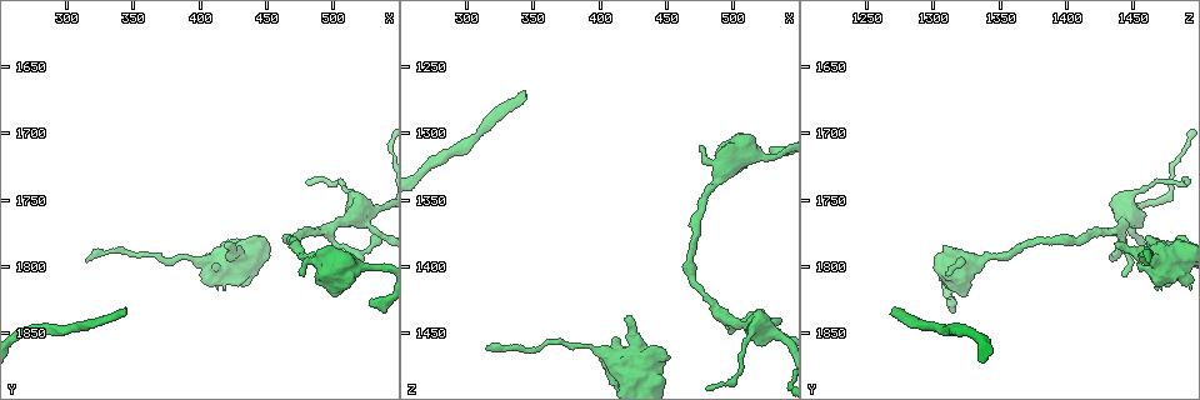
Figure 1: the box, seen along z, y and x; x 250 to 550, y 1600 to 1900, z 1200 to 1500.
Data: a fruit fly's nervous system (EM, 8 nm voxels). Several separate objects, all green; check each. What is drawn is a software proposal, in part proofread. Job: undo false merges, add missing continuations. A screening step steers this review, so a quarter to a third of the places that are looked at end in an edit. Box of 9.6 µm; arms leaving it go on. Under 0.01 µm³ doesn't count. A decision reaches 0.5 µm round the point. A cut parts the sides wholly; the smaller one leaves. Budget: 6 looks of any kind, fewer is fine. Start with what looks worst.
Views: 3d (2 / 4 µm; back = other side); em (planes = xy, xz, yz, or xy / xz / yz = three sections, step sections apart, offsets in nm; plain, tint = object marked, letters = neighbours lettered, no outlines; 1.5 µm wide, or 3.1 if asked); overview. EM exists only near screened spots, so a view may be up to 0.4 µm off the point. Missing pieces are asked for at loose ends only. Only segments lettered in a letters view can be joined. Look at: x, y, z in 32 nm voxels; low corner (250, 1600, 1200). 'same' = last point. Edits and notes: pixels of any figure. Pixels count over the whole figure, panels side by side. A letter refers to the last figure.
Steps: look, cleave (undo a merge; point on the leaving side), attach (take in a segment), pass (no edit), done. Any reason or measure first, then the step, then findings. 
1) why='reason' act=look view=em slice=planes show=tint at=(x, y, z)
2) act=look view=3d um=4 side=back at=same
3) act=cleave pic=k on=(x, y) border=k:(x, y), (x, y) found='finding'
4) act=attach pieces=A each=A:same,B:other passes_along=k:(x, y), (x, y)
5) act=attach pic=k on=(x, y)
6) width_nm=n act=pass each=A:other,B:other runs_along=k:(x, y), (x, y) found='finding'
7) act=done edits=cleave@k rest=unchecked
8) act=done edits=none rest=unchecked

act=look view=em slice=planes show=letters at=(346, 1832, 1270)

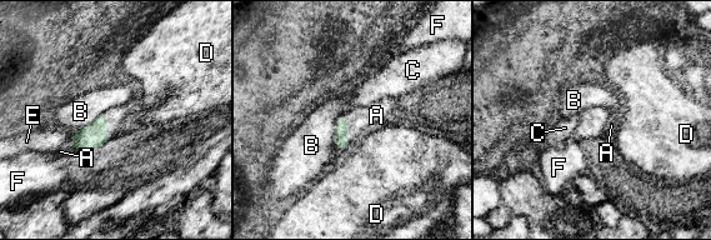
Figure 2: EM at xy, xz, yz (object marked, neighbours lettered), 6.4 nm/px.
longest_contact=B:240nm act=attach pieces=A each=A:same,B:other,C:other,D:other,E:other,F:other found='the cell continues'

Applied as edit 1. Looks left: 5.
act=look view=overview

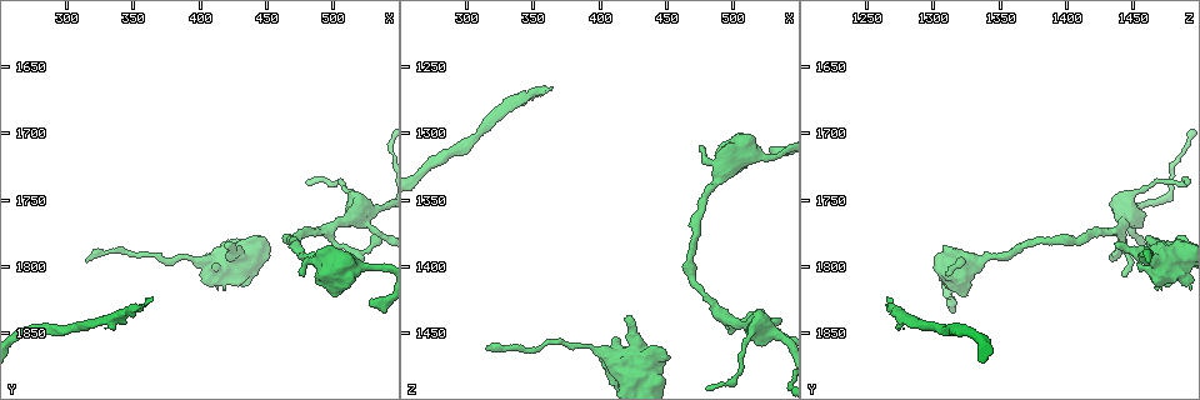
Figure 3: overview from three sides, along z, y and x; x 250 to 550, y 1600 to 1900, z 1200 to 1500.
why='tapers out' act=look view=3d um=4 at=(530, 1774, 1438)

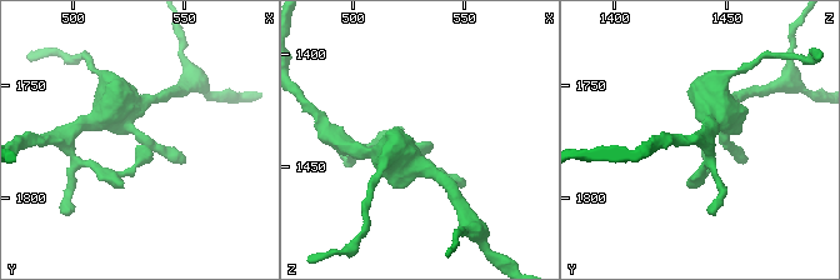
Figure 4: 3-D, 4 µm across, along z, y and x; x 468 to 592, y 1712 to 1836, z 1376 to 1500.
act=look view=em slice=planes show=letters at=(530, 1776, 1440)

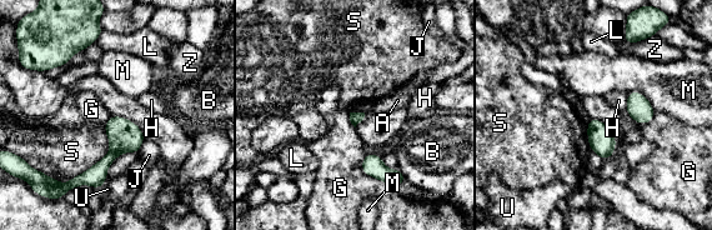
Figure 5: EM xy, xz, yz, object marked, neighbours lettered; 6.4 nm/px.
width_nm=80 act=pass each=A:other,B:other,G:other,H:other,J:other,L:other,M:other,S:other,U:other,Z:other border=5:(366, 153), (361, 169), (395, 189) found='none of them fits'

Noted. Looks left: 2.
act=done edits=attach@2 rest=unchecked

